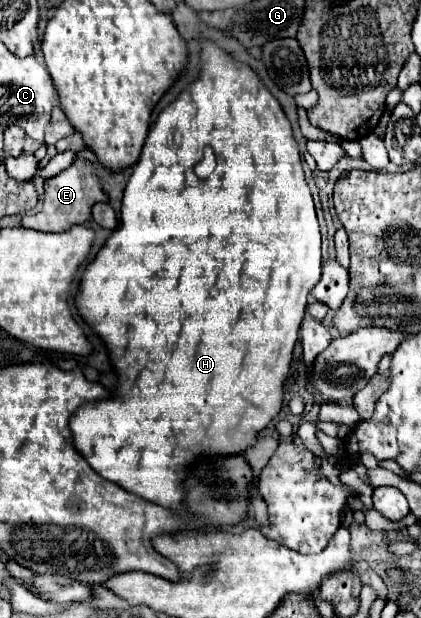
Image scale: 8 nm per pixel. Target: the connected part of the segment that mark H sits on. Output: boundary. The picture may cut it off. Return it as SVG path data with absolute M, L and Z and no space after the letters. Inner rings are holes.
M201 40L201 46L201 76L159 114L157 122L149 130L141 158L135 164L125 188L121 226L111 232L97 256L87 264L85 272L81 274L79 290L75 294L77 312L85 320L85 324L89 324L93 332L103 338L119 384L107 400L97 400L93 404L77 408L71 420L73 446L85 456L87 464L91 464L91 468L97 470L105 480L121 484L127 492L171 510L185 506L185 472L189 472L189 464L195 464L203 456L209 458L243 454L245 450L255 446L257 434L267 428L267 424L279 414L283 404L283 386L293 360L293 348L299 336L301 320L307 310L307 296L321 276L319 224L313 198L303 176L299 146L293 138L287 116L283 114L273 94L263 86L259 76L249 66L239 64L209 40ZM205 146L211 146L215 150L217 168L209 178L201 180L195 176L193 167L201 161Z

